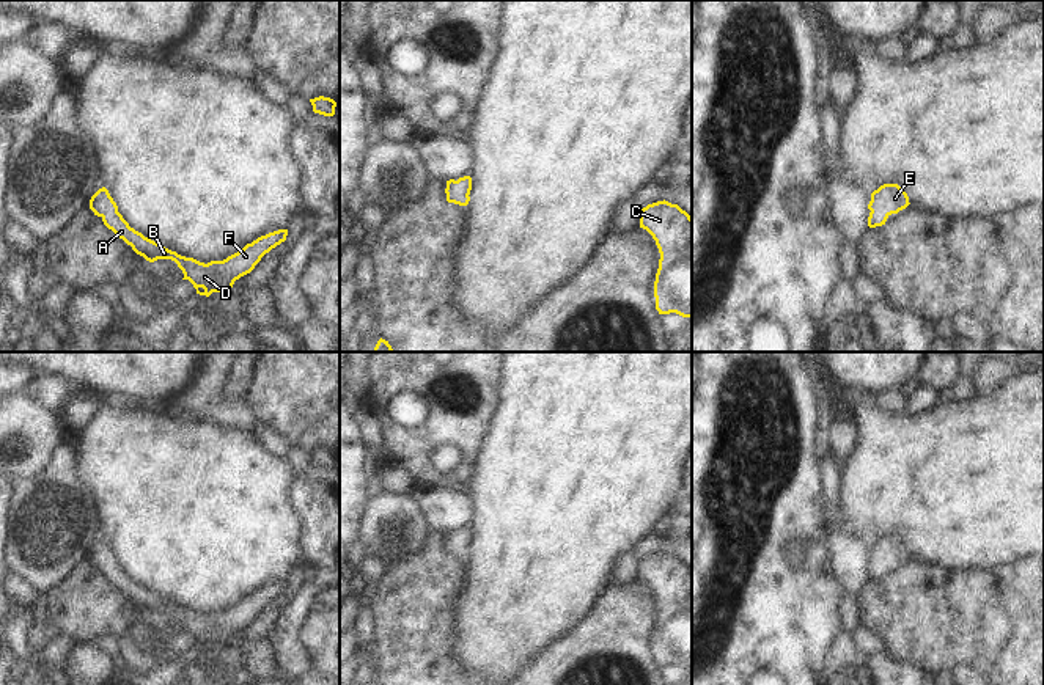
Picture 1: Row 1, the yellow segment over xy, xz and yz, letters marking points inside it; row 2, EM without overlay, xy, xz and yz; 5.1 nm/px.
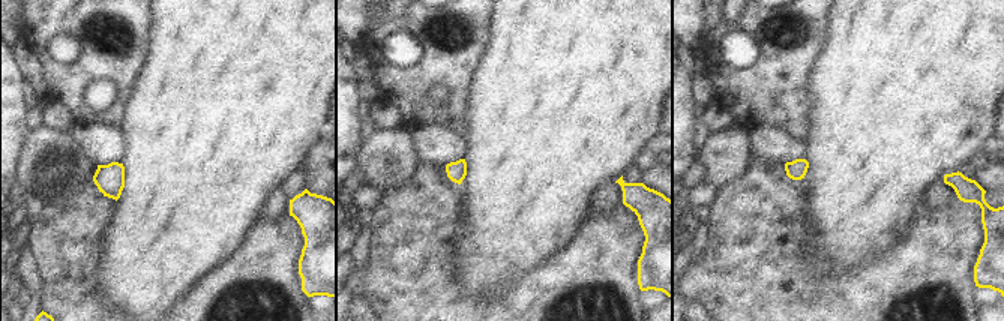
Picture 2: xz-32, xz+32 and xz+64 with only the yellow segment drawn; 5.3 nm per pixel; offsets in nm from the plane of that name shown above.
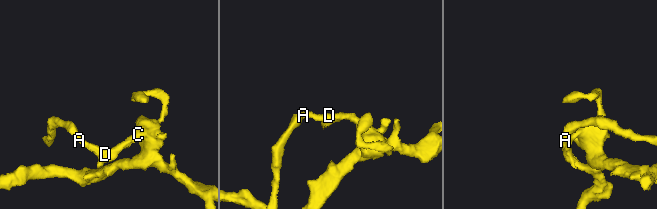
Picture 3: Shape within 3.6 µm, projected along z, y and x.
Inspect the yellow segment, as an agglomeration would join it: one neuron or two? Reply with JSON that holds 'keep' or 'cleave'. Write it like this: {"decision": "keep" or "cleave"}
{"decision": "keep"}

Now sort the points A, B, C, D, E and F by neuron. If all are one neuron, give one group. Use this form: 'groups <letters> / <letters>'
groups A B C D E F

